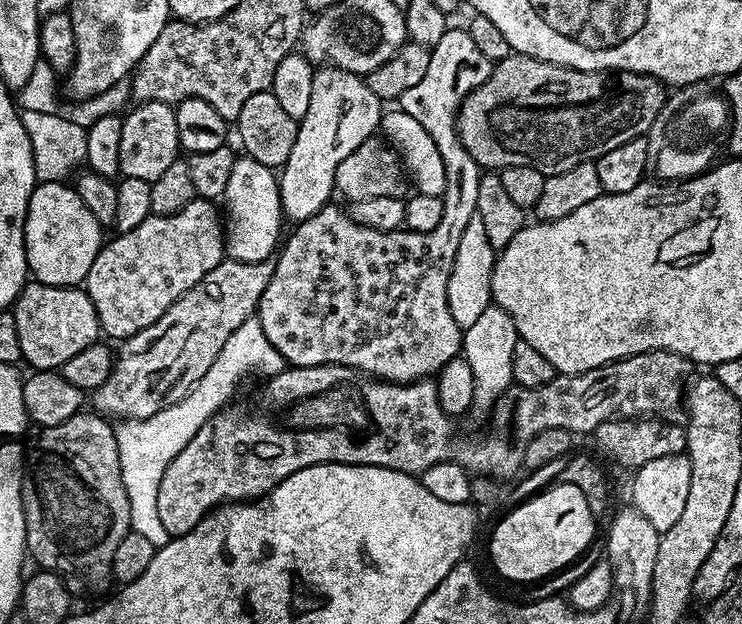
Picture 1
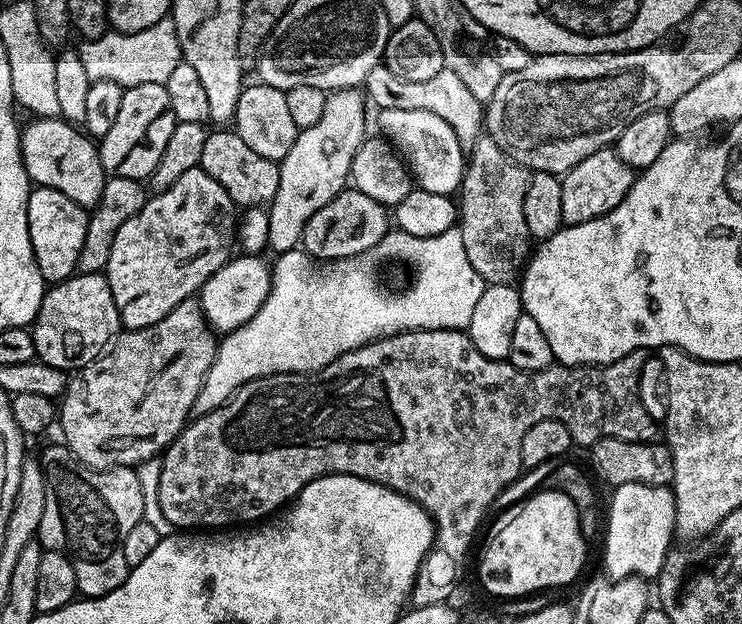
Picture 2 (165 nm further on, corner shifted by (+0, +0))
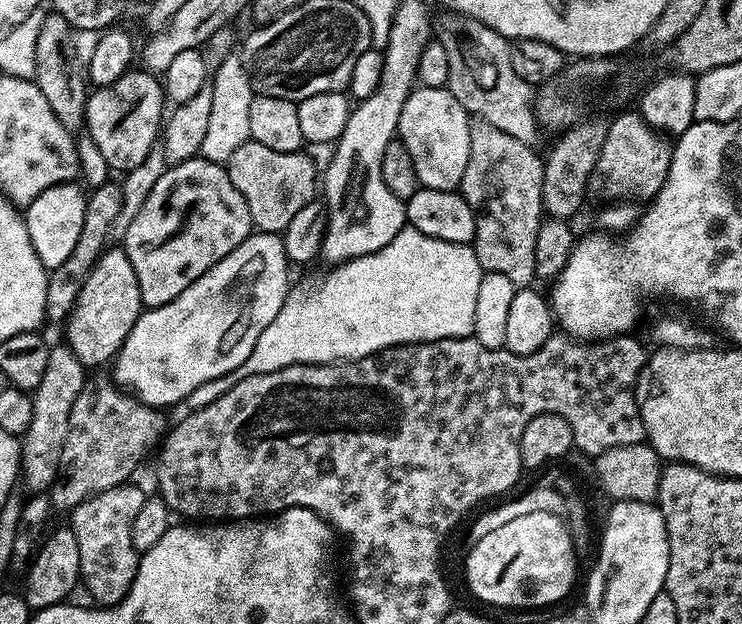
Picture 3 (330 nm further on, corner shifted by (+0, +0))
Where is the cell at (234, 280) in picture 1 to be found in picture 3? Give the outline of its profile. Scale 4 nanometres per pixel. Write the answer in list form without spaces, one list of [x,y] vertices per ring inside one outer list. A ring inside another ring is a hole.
[[[89,379],[74,401],[74,410],[70,410],[70,426],[66,430],[58,474],[50,489],[52,506],[57,513],[71,513],[83,500],[131,481],[132,471],[165,435],[165,413],[161,409],[140,403],[108,380]]]

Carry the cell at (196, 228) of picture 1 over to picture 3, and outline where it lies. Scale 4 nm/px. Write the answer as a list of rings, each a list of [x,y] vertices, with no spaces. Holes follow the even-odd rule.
[[[197,158],[165,167],[122,241],[130,266],[138,274],[141,305],[145,309],[166,306],[253,231],[246,198],[234,190],[224,164]]]

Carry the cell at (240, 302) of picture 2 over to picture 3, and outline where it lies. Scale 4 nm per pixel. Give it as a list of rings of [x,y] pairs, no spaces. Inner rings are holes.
[[[253,231],[222,262],[210,266],[202,278],[198,278],[178,298],[166,302],[166,306],[158,306],[141,311],[126,342],[114,357],[116,376],[114,380],[123,391],[133,395],[142,404],[152,408],[168,410],[171,404],[180,404],[191,397],[198,386],[206,382],[214,382],[214,378],[222,378],[246,358],[254,350],[254,342],[262,335],[262,330],[278,318],[278,310],[282,310],[284,299],[290,291],[288,284],[288,268],[290,261],[286,254],[283,235],[274,232]]]

